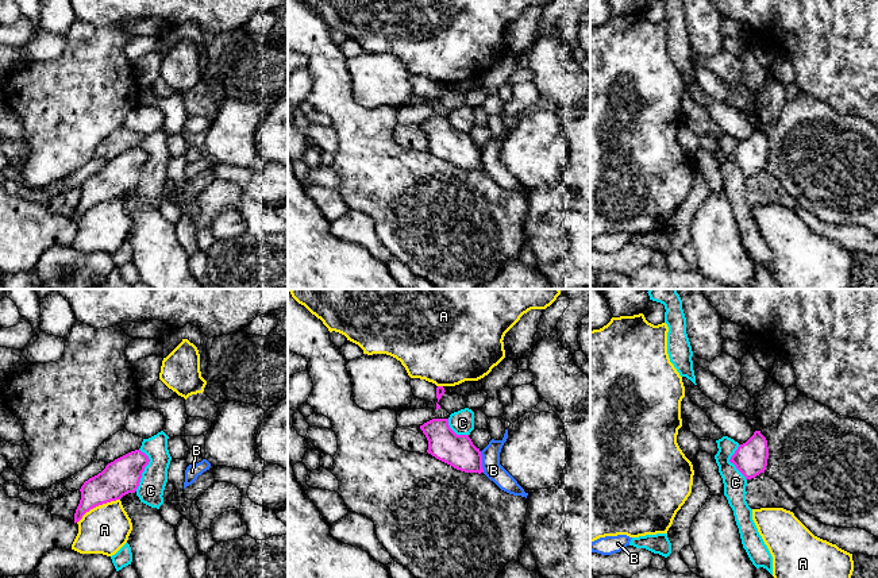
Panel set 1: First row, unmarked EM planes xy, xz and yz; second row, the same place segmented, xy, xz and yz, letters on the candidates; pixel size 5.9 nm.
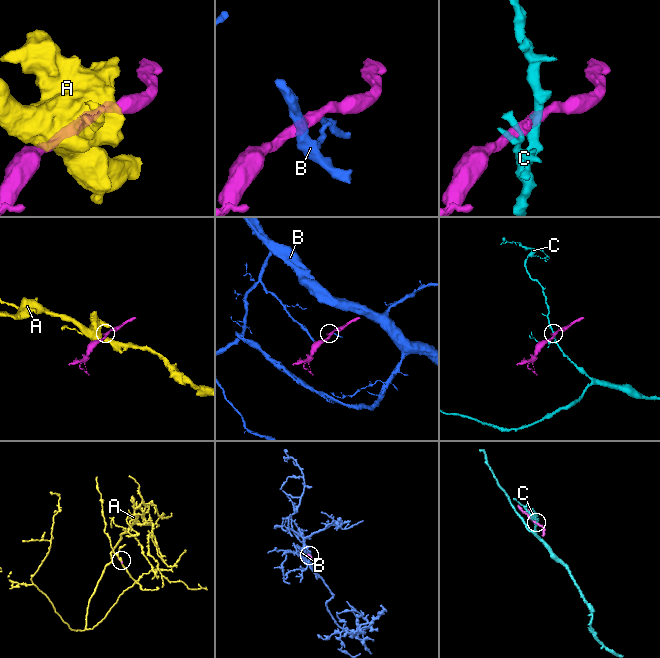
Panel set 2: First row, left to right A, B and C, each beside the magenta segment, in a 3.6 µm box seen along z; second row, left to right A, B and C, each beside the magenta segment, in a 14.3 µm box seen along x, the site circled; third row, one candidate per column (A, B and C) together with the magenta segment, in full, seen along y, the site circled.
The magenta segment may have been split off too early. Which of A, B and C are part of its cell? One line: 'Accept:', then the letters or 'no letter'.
Accept: no letter

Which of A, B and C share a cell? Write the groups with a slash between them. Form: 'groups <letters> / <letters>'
groups A / B / C

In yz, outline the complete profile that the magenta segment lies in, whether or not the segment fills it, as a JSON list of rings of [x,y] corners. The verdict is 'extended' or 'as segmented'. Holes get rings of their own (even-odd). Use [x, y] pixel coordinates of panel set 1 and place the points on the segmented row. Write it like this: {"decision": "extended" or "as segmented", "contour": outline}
{"decision": "as segmented", "contour": [[[755,431],[746,443],[739,444],[729,462],[736,466],[736,469],[746,477],[746,479],[751,479],[760,473],[765,473],[767,458],[767,440],[760,434],[760,431]]]}

